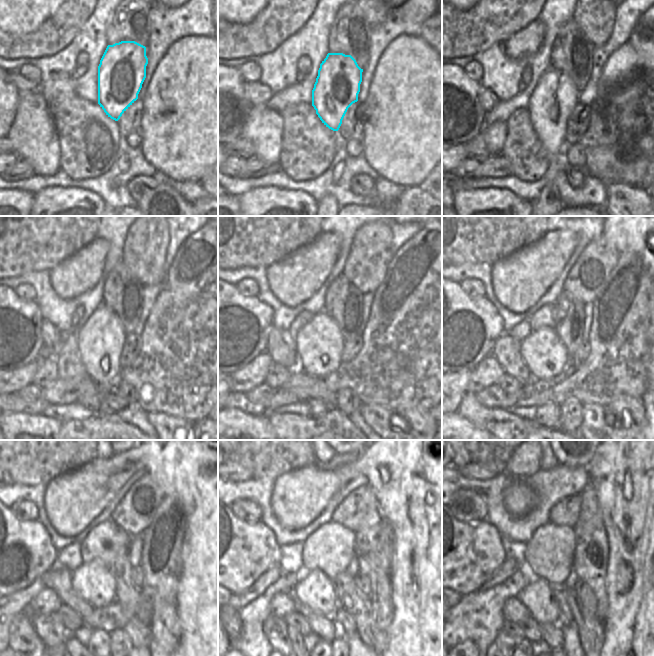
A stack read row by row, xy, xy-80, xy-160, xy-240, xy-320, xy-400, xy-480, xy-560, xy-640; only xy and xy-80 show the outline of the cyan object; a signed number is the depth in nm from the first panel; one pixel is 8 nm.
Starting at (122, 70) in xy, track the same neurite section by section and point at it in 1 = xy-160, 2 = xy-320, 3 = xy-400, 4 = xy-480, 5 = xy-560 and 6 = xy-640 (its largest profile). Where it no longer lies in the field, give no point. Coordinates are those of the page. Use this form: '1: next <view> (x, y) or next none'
1: next xy-160 (555, 96)
2: next xy-320 (319, 344)
3: next xy-400 (544, 354)
4: next xy-480 (93, 581)
5: next xy-560 (316, 590)
6: next xy-640 (538, 595)

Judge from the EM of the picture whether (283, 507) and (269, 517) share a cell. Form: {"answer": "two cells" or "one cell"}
{"answer": "two cells"}

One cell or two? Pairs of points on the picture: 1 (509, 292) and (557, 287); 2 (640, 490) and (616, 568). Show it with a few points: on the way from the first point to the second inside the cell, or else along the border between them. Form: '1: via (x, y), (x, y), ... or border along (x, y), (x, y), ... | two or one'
1: border along (563, 268), (558, 278), (534, 305) | two
2: via (642, 511), (642, 544), (631, 555) | one

